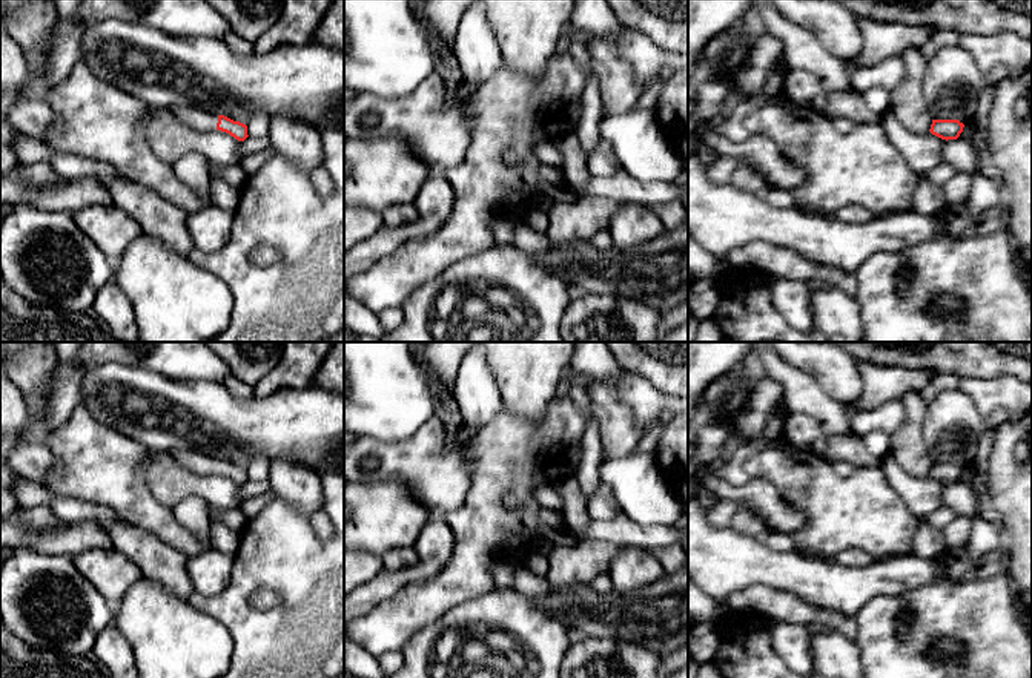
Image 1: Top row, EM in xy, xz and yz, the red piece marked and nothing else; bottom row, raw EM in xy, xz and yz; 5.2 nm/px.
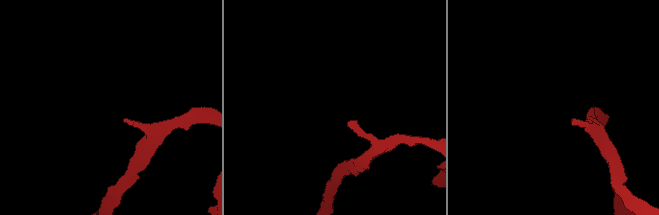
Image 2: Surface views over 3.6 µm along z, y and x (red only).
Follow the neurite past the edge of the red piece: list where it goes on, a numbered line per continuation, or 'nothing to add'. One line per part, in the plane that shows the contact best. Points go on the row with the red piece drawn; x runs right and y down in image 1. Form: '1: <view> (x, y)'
1: xy (197, 118)

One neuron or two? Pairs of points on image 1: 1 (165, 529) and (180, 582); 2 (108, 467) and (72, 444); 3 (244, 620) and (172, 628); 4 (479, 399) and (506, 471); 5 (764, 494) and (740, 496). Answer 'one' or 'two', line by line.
1: two
2: one
3: two
4: two
5: one

